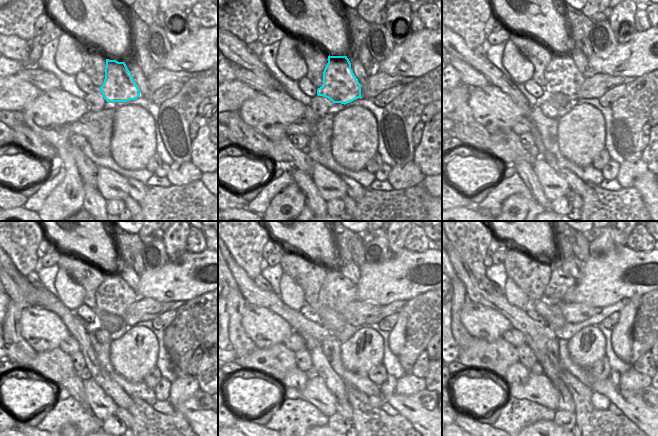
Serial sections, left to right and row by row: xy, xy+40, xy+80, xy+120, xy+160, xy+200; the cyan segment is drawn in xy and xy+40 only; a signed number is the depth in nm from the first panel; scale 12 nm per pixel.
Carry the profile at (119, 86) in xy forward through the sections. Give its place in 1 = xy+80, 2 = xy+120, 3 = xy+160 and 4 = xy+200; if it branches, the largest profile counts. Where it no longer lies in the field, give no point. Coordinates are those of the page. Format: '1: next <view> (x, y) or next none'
1: next xy+80 (561, 75)
2: next xy+120 (114, 296)
3: next xy+160 (337, 291)
4: next xy+200 (560, 282)

